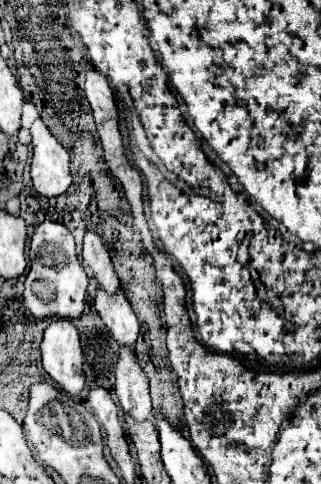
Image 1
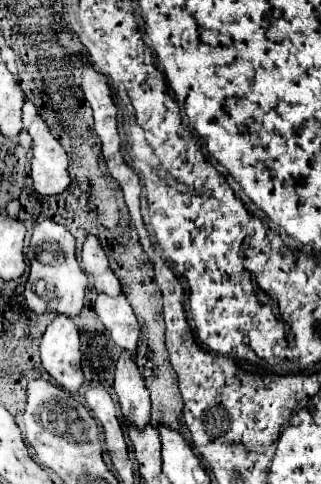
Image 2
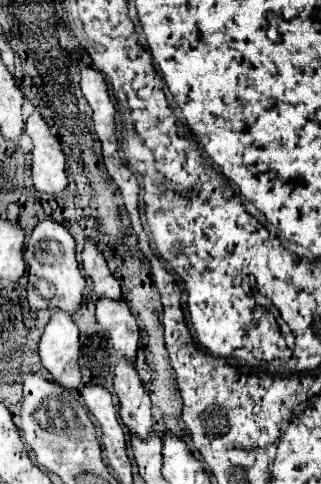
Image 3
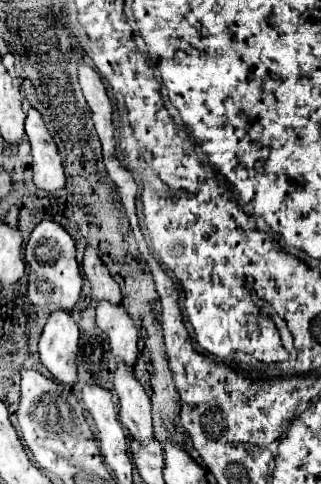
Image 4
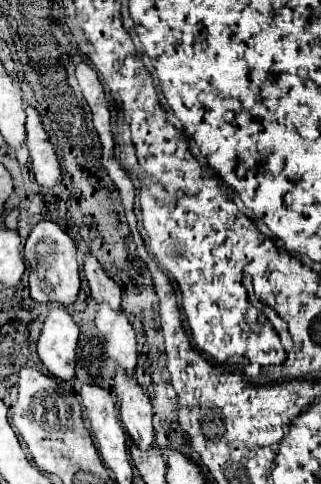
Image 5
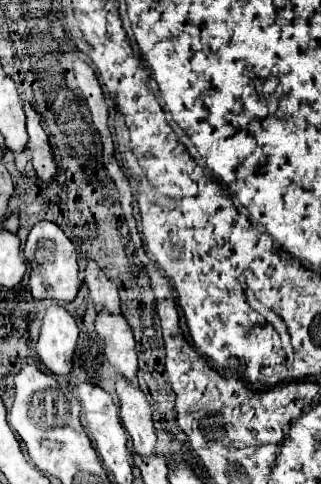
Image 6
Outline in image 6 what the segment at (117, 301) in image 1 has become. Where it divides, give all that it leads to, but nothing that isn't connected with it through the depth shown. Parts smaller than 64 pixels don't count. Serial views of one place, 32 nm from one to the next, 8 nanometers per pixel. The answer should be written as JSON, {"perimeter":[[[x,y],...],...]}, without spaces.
{"perimeter":[[[100,310],[96,316],[96,332],[104,338],[104,354],[112,366],[126,376],[126,380],[136,382],[138,360],[136,360],[136,342],[134,332],[122,314],[112,314]]]}

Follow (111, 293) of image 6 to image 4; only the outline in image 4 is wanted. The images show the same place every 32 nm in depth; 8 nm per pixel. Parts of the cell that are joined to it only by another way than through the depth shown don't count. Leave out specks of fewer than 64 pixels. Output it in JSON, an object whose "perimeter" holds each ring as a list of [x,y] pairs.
{"perimeter":[[[90,246],[84,252],[84,260],[82,260],[82,268],[86,278],[92,284],[92,296],[94,298],[104,298],[110,300],[114,304],[120,304],[122,294],[120,294],[120,286],[118,282],[110,276],[108,268],[104,266],[104,262],[100,260],[100,256],[96,254],[96,250],[92,250]]]}

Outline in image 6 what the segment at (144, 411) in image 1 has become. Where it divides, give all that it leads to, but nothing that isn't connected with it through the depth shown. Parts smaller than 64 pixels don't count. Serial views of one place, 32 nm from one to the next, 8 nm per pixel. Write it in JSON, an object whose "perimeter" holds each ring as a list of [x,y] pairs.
{"perimeter":[[[118,376],[116,380],[116,394],[120,400],[120,420],[128,430],[136,452],[142,456],[152,456],[156,432],[152,426],[150,402],[146,400],[144,392],[136,384],[126,382],[124,376]]]}

